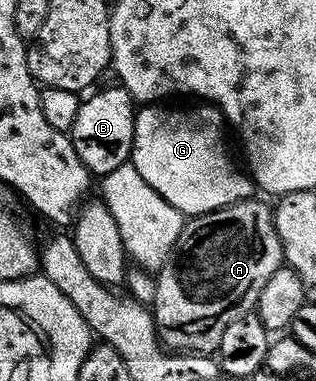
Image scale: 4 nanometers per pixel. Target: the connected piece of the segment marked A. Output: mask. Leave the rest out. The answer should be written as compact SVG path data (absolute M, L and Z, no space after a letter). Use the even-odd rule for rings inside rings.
M254 196L243 198L232 203L231 206L222 206L219 210L213 210L207 214L196 214L189 220L183 221L180 236L174 247L170 249L170 254L164 260L164 264L156 271L155 278L158 279L154 282L152 313L154 315L154 326L158 329L158 337L163 347L174 352L213 355L220 344L220 336L224 336L224 328L228 328L228 324L232 324L232 320L251 313L257 307L260 288L264 288L264 284L268 284L268 280L272 280L272 272L276 272L284 265L282 245L280 244L280 236L274 227L274 212L271 203L269 201L266 201L267 203L257 202L256 199L257 197Z

